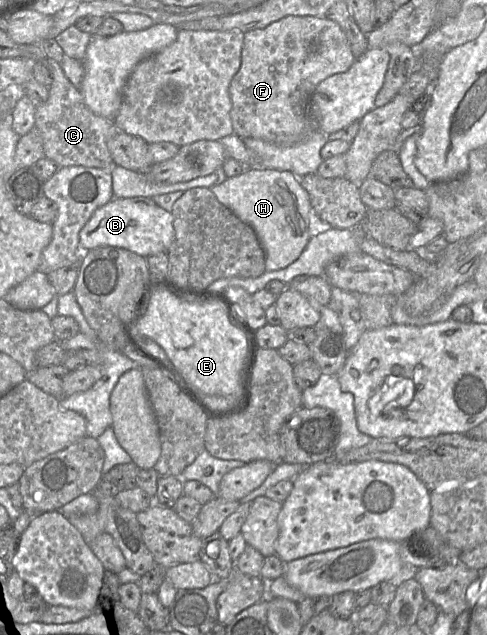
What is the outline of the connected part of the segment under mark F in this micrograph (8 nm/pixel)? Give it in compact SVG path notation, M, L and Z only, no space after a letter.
M287 16L263 29L244 34L241 66L229 86L230 118L234 134L291 146L317 131L308 116L309 99L326 78L346 72L355 62L348 39L340 25L327 17Z

